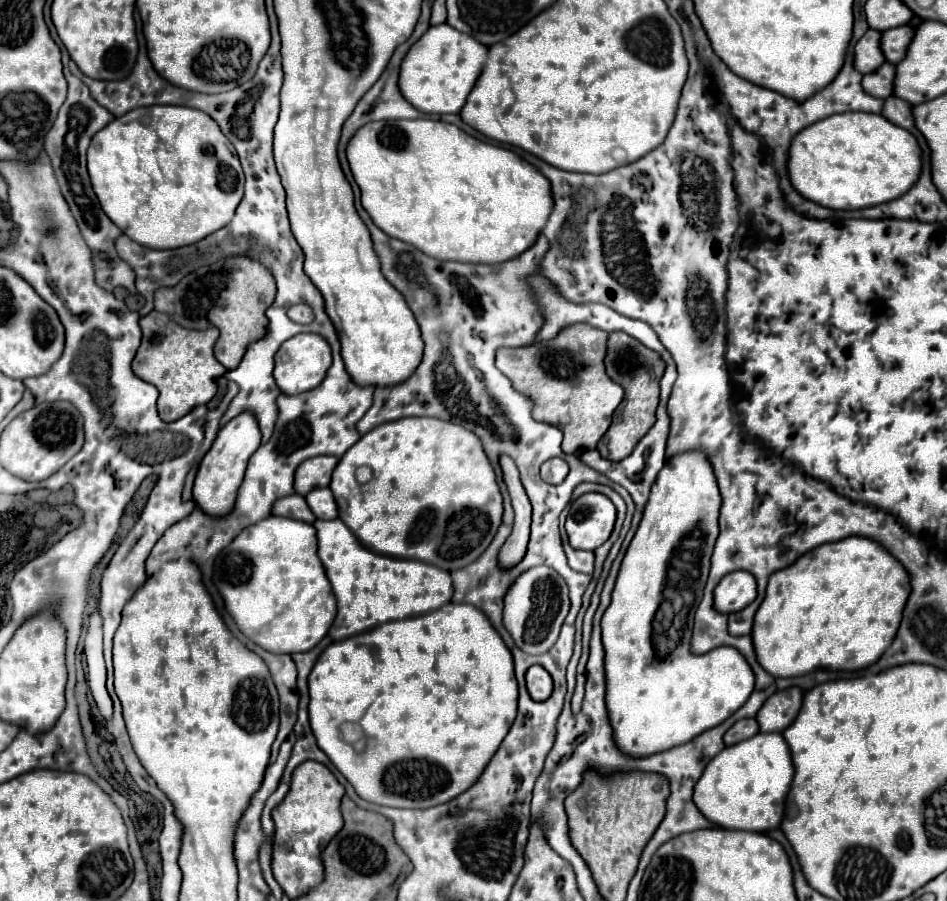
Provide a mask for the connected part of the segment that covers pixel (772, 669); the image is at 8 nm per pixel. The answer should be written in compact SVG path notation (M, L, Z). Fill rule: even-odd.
M853 535L849 539L841 539L841 541L835 541L835 543L819 545L815 549L807 551L807 555L801 555L791 567L775 571L771 575L769 585L767 585L767 595L765 595L757 615L755 615L755 625L753 625L753 633L751 633L753 635L753 643L755 643L755 651L759 653L759 663L773 677L799 677L799 675L805 675L805 673L809 673L813 669L855 671L855 669L863 669L867 665L873 665L883 655L883 651L893 643L895 633L897 633L897 629L901 625L901 619L903 619L903 609L907 605L909 593L911 593L911 583L909 583L907 569L903 567L903 563L897 557L893 557L889 551L885 551L885 547L879 545L877 541L873 541L869 537Z

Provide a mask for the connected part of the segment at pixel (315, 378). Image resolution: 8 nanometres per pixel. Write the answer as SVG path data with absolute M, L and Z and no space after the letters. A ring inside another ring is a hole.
M299 333L299 335L287 339L279 347L279 351L275 355L273 377L285 395L297 395L297 393L317 387L323 381L327 369L331 367L331 361L333 361L331 347L329 347L329 343L325 343L323 337L319 337L317 333Z

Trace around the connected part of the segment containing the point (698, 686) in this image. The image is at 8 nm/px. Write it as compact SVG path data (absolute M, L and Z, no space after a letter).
M703 451L673 455L651 487L643 519L621 563L601 629L607 677L605 701L615 731L615 743L619 743L619 749L627 755L653 755L655 751L687 743L695 735L731 717L755 689L755 675L747 659L735 647L723 645L705 655L691 655L689 635L685 635L685 615L697 609L707 583L713 547L719 537L721 503L721 491L709 457Z

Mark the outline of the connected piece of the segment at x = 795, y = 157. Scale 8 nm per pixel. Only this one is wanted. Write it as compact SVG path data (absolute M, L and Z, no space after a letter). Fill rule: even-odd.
M839 113L801 131L791 143L791 183L807 199L829 209L863 209L905 195L921 173L921 147L907 129L875 113Z

